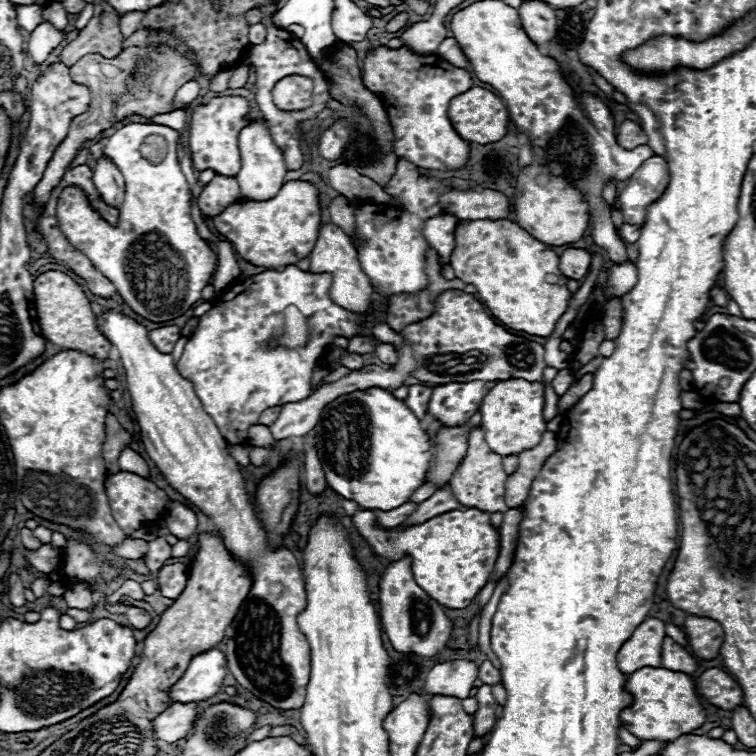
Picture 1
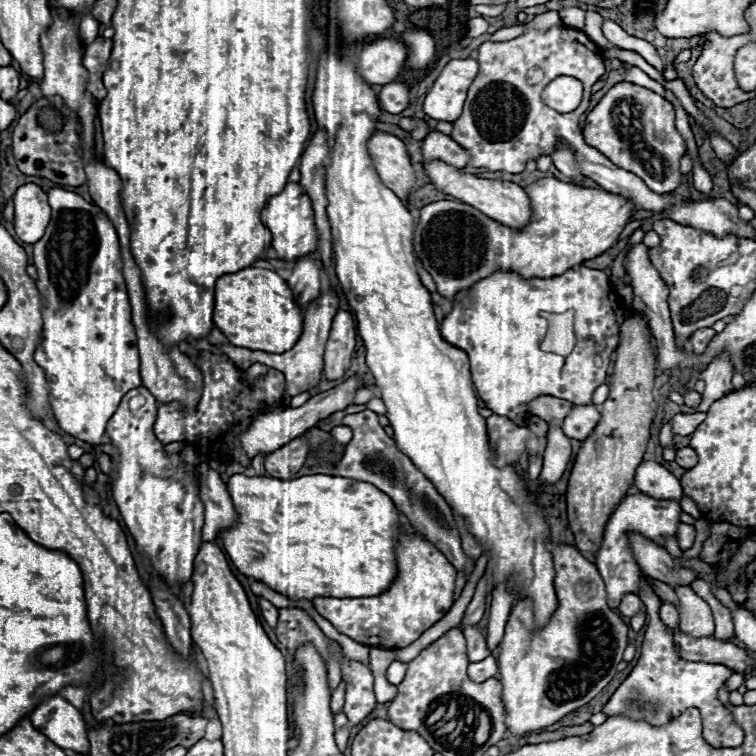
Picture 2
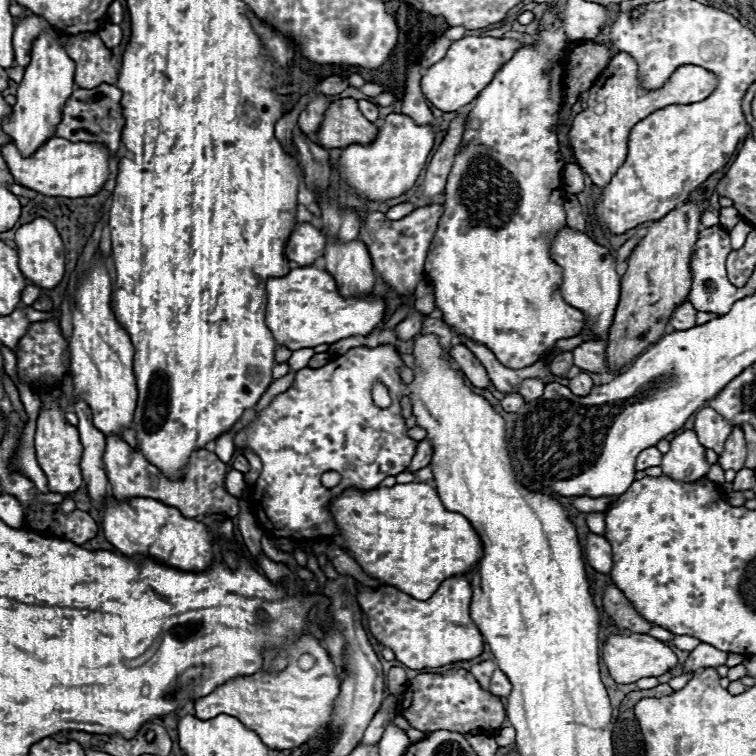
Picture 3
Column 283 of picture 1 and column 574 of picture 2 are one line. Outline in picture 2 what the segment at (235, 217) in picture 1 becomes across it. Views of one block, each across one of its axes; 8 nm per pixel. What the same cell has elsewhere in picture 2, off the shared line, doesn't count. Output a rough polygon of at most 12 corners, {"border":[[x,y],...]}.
{"border":[[552,176],[520,232],[456,200],[420,210],[414,254],[442,296],[496,270],[560,276],[634,210]]}

